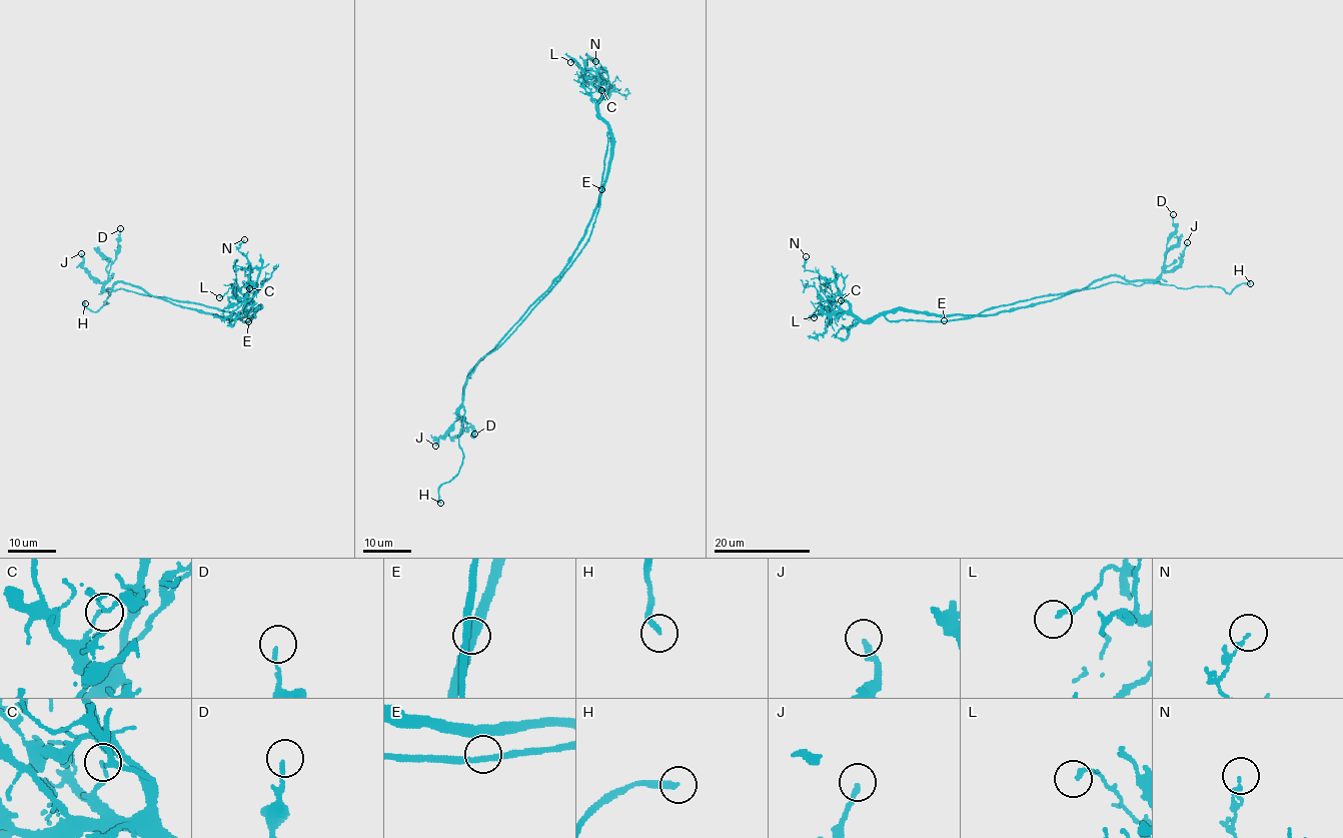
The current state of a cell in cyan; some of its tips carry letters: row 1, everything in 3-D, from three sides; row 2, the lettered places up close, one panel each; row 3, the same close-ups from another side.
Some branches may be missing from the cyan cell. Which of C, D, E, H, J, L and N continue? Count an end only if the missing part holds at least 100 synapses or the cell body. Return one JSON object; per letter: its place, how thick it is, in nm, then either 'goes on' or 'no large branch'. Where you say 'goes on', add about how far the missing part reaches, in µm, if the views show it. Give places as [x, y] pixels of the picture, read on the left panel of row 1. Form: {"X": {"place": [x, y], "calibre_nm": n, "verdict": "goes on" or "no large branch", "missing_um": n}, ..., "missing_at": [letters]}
{"C": {"place": [249, 288], "calibre_nm": 110, "verdict": "no large branch"}, "D": {"place": [120, 228], "calibre_nm": 130, "verdict": "no large branch"}, "E": {"place": [248, 321], "calibre_nm": 240, "verdict": "no large branch"}, "H": {"place": [85, 303], "calibre_nm": 280, "verdict": "goes on", "missing_um": 6}, "J": {"place": [81, 253], "calibre_nm": 220, "verdict": "no large branch"}, "L": {"place": [219, 297], "calibre_nm": 170, "verdict": "no large branch"}, "N": {"place": [244, 239], "calibre_nm": 120, "verdict": "no large branch"}, "missing_at": ["H"]}

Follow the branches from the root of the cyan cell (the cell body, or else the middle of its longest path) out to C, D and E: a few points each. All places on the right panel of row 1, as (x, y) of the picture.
C: (1024, 306), (988, 315), (889, 309), (862, 320), (842, 308), (841, 300)
D: (1024, 306), (1080, 291), (1113, 275), (1126, 279), (1155, 280), (1163, 268), (1167, 240), (1175, 231), (1173, 214)
E: (1024, 306), (1050, 301), (1067, 292), (1038, 296), (989, 308), (964, 318), (944, 320)

